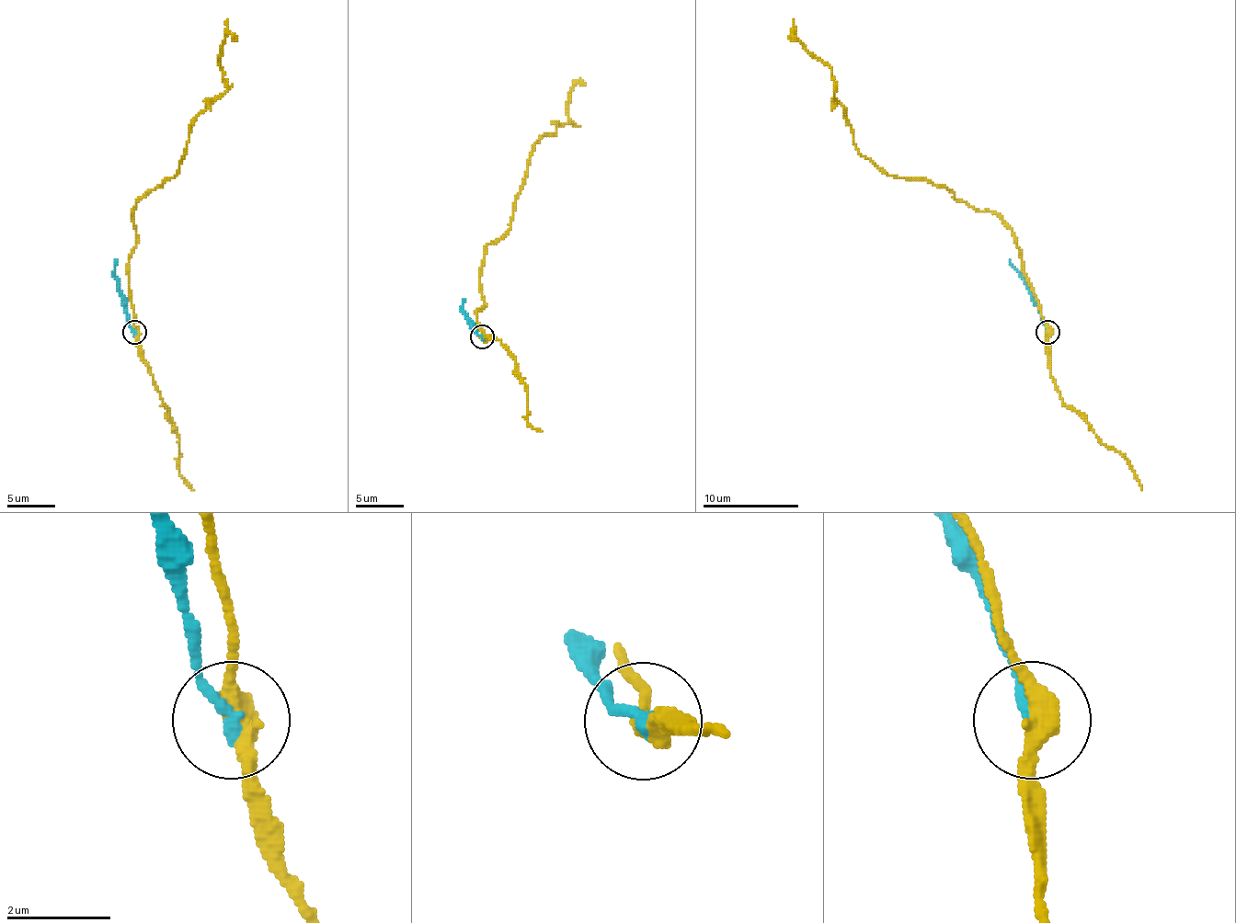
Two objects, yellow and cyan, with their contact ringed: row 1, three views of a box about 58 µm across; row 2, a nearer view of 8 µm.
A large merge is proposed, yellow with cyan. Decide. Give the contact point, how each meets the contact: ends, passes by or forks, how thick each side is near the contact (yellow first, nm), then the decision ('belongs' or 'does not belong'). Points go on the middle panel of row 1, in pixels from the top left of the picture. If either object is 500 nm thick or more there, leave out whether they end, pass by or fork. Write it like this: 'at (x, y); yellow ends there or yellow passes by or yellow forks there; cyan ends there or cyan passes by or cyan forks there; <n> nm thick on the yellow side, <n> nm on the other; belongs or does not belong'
at (482, 336); yellow passes by; cyan ends there; 360 nm thick on the yellow side, 260 nm on the other; does not belong

